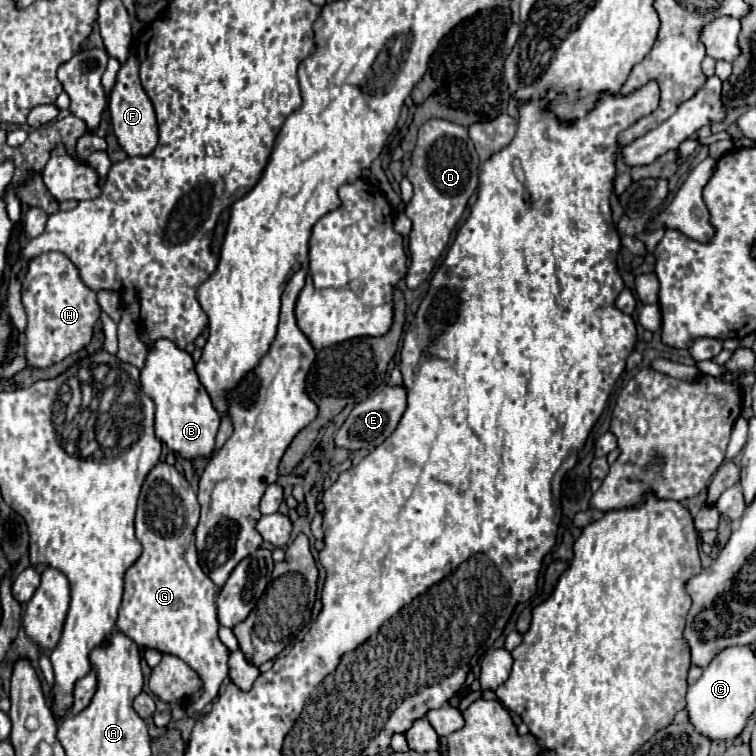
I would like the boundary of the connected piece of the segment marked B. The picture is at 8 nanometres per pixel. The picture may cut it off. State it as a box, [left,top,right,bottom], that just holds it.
[140,338,220,460]

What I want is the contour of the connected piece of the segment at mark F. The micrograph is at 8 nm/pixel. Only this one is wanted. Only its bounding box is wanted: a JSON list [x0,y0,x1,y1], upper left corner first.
[108,54,158,156]

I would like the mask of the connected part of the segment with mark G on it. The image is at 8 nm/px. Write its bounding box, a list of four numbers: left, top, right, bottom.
[118,462,230,715]

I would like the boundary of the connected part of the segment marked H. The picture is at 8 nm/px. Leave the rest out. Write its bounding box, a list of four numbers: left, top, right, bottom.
[22,252,100,368]

